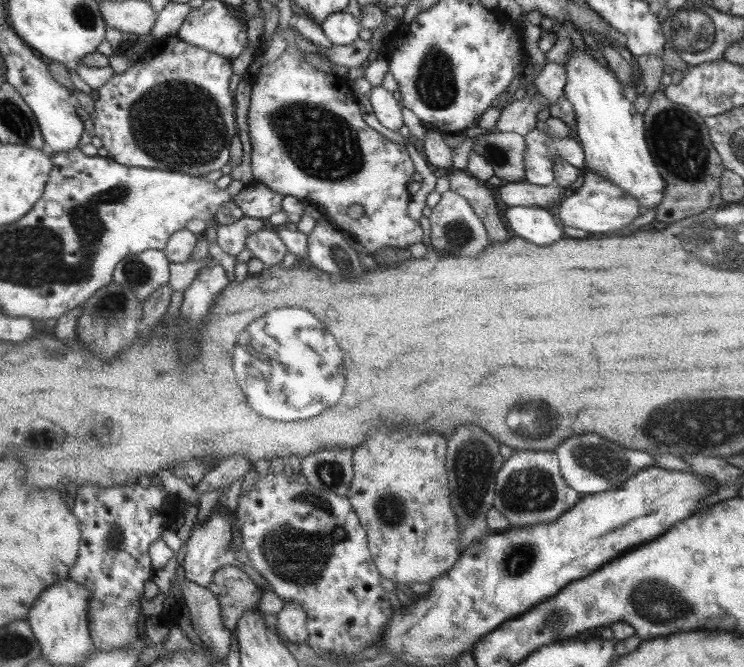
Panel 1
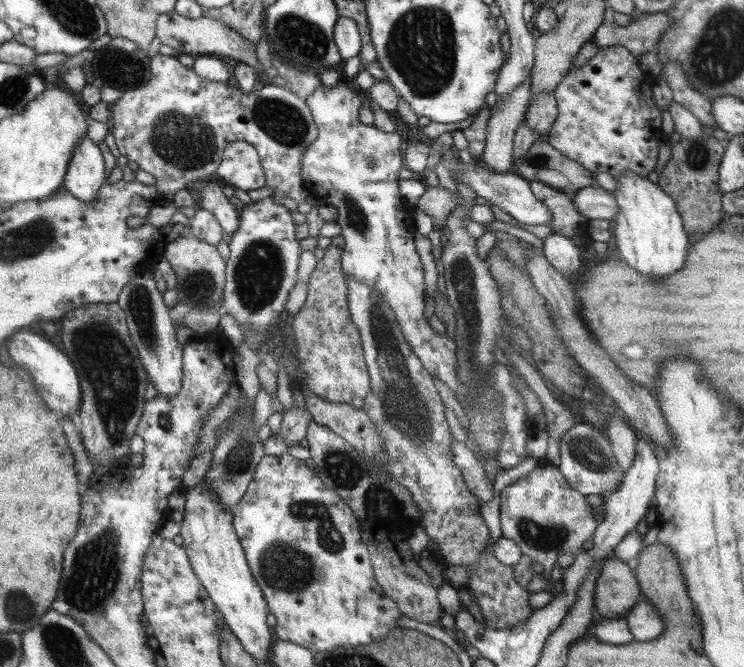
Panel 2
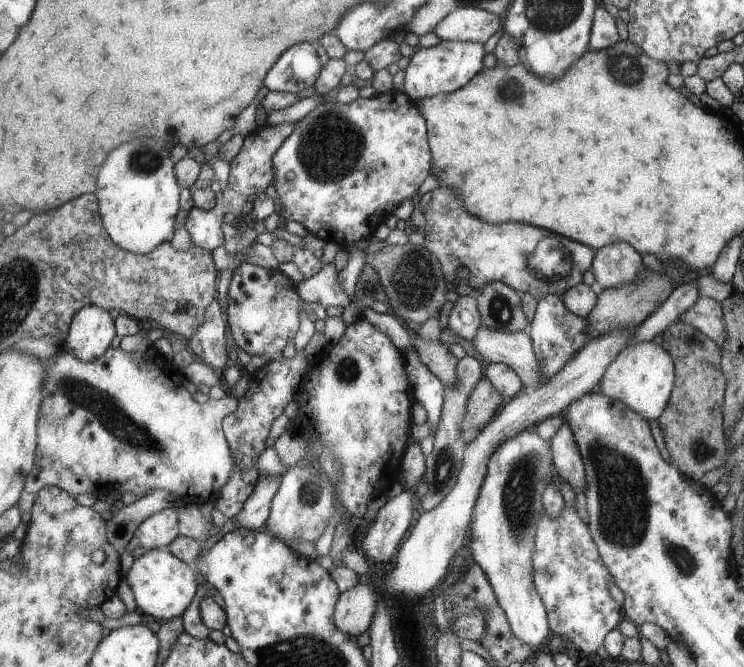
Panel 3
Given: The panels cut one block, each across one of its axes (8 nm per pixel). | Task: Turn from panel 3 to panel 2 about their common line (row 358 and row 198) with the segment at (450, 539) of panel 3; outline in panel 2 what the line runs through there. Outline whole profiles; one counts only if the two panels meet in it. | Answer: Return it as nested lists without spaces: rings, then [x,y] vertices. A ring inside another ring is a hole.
[[[597,184],[580,188],[571,199],[576,211],[587,220],[611,220],[617,212],[612,193]]]

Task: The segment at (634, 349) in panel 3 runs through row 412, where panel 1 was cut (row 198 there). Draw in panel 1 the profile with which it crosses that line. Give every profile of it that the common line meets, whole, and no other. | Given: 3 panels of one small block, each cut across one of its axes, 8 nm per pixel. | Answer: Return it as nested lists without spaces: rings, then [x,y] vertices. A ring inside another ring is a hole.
[[[573,47],[568,52],[568,55],[567,55],[567,50],[566,50],[565,60],[563,60],[563,62],[561,62],[561,64],[565,68],[565,76],[566,76],[565,85],[562,89],[562,95],[564,96],[564,99],[567,100],[567,102],[570,102],[572,104],[573,112],[575,112],[576,132],[573,132],[574,134],[572,136],[575,137],[577,140],[580,140],[581,149],[584,150],[585,166],[591,172],[594,172],[595,174],[598,174],[599,176],[605,177],[607,180],[612,181],[612,183],[616,184],[619,188],[621,188],[622,191],[628,192],[631,196],[634,196],[638,200],[638,203],[641,205],[642,213],[644,213],[649,208],[652,208],[652,207],[656,208],[656,206],[660,203],[660,200],[663,199],[664,188],[666,187],[666,183],[665,183],[665,180],[663,179],[663,177],[660,175],[658,168],[655,165],[655,161],[652,159],[651,150],[648,149],[648,141],[646,141],[646,136],[643,136],[643,121],[644,120],[641,120],[641,114],[637,114],[637,112],[635,112],[635,110],[633,110],[633,103],[629,102],[629,100],[627,100],[627,98],[625,98],[625,94],[623,94],[623,88],[621,87],[622,83],[616,79],[616,76],[610,70],[605,70],[605,68],[603,68],[603,66],[601,66],[601,64],[597,64],[597,62],[595,62],[595,58],[593,56],[589,55],[589,53],[587,53],[587,51],[579,50],[579,49],[576,49],[575,47]]]

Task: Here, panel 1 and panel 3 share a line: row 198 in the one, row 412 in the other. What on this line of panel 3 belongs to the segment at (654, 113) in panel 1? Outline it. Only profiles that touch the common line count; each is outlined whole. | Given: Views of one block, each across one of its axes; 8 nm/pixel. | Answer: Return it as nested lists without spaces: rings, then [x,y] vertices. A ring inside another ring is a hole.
[[[675,320],[663,330],[660,345],[668,351],[675,363],[675,385],[673,385],[664,412],[657,418],[658,427],[664,447],[667,450],[668,461],[672,462],[673,466],[676,466],[686,479],[698,481],[711,469],[723,465],[727,458],[722,410],[727,379],[724,375],[723,366],[719,366],[719,356],[717,356],[719,348],[717,348],[716,342],[710,339],[704,331],[699,332],[697,327],[679,320]]]

